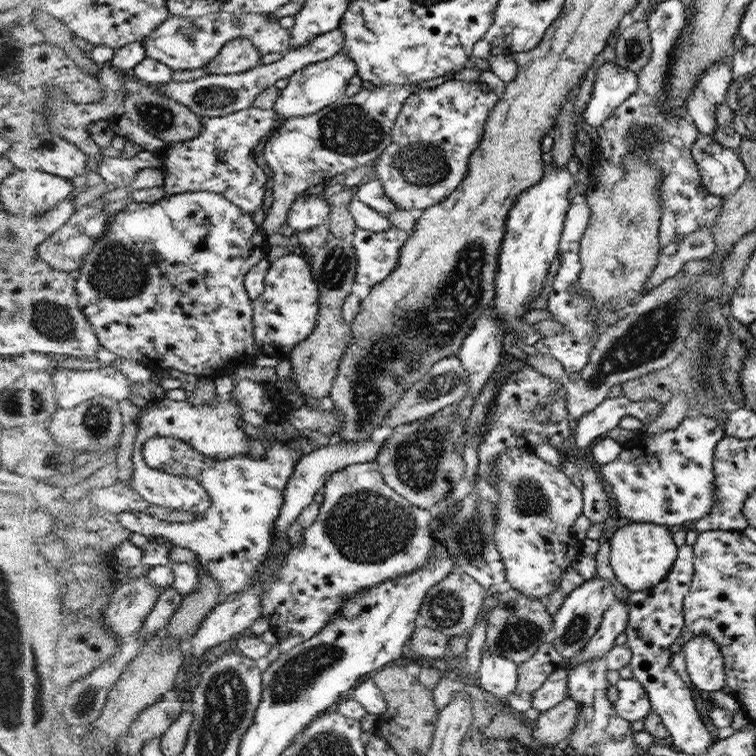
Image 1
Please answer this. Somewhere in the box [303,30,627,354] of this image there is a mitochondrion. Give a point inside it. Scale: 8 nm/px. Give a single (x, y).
(349, 130)

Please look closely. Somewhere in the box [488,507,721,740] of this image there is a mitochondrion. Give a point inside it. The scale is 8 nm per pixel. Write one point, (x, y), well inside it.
(520, 631)

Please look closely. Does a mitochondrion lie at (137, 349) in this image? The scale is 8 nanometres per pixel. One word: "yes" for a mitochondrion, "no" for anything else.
no

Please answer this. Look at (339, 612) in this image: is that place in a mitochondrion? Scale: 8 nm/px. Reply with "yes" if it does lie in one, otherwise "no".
no

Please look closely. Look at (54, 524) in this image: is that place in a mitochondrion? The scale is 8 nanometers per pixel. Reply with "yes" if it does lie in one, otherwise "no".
no

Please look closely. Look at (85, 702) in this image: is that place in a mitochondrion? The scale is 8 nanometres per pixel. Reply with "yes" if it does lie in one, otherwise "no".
yes

